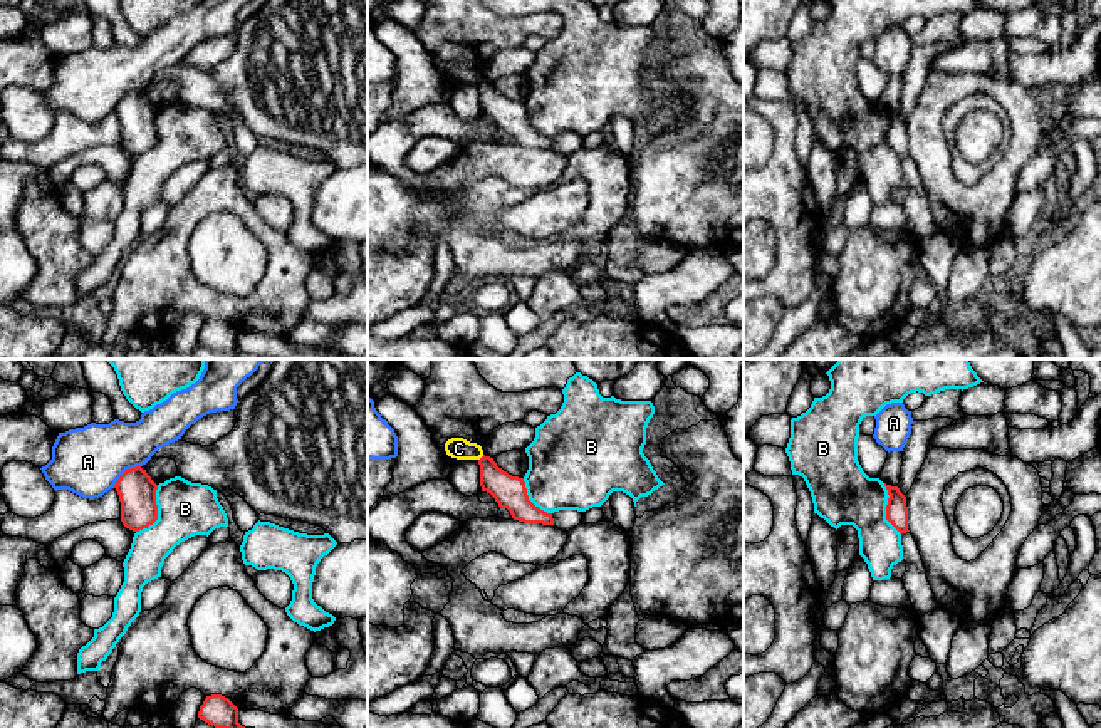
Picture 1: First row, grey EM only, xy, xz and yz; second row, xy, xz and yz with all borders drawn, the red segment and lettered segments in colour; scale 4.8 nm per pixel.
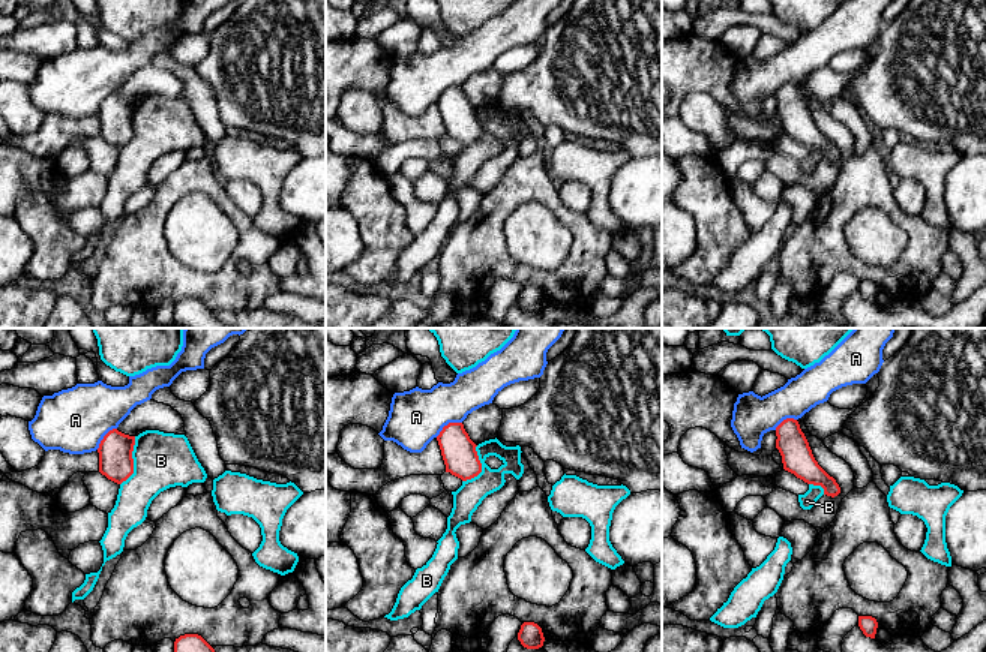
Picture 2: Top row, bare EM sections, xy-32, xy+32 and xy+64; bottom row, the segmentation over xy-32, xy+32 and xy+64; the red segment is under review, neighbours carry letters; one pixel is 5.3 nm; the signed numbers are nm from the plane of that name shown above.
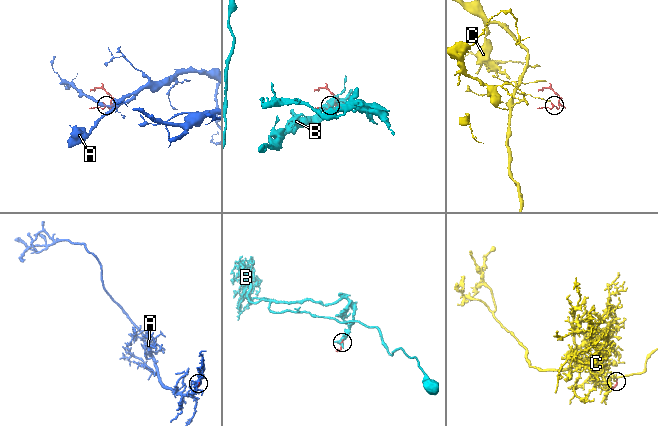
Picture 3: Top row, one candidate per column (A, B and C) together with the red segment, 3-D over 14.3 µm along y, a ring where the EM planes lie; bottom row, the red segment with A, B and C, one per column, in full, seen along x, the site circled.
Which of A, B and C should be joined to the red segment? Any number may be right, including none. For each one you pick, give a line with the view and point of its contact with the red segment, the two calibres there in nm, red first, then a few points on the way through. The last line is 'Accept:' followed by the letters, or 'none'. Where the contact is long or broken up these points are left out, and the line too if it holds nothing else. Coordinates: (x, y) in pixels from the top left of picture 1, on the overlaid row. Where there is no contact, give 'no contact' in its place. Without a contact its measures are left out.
Accept: none

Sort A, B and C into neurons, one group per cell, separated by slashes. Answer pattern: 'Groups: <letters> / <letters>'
Groups: A / B / C

